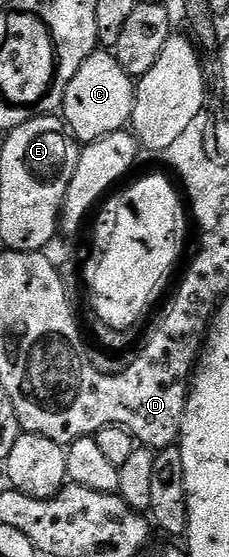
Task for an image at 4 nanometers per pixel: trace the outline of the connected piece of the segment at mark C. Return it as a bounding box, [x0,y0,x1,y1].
[60,51,135,143]

